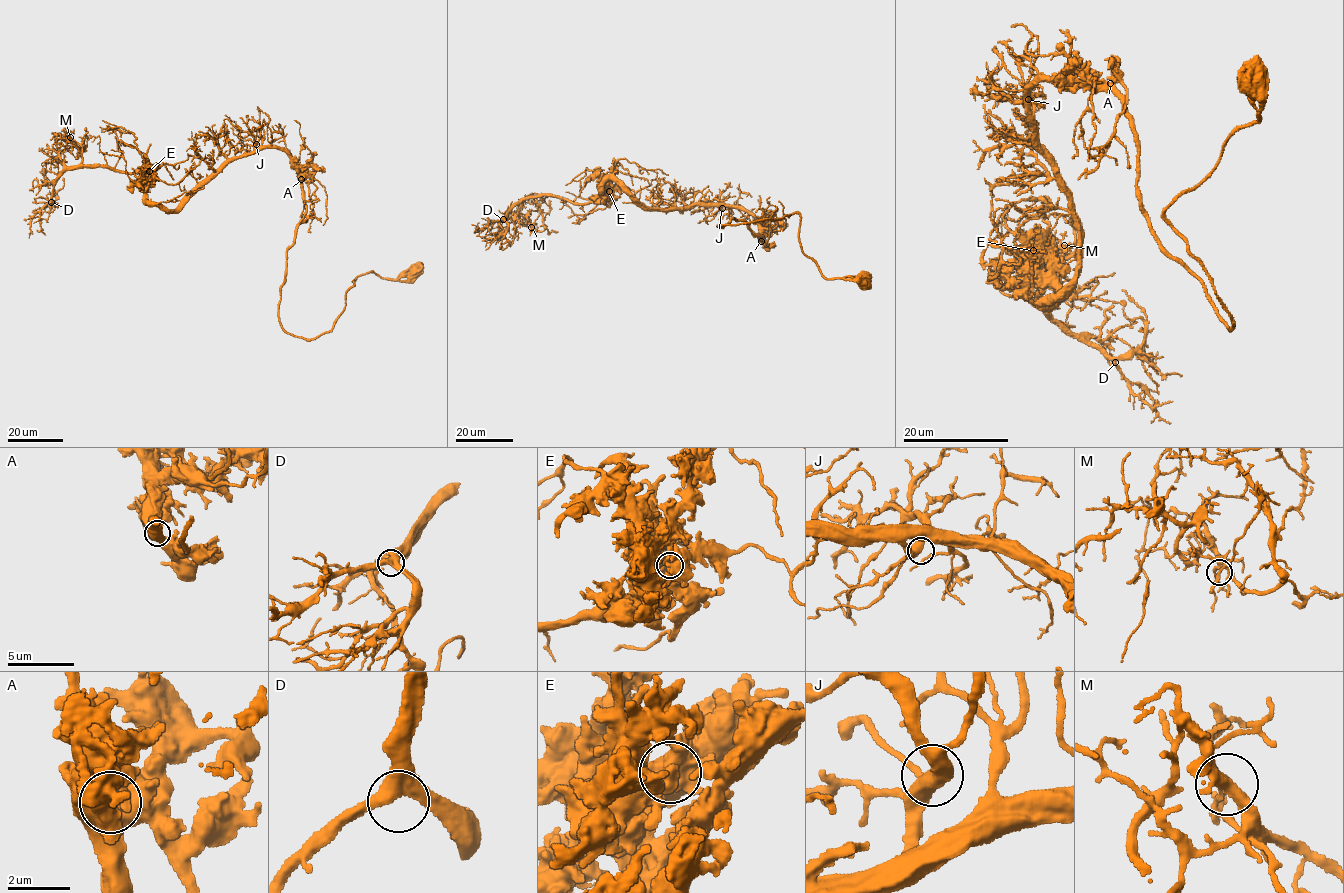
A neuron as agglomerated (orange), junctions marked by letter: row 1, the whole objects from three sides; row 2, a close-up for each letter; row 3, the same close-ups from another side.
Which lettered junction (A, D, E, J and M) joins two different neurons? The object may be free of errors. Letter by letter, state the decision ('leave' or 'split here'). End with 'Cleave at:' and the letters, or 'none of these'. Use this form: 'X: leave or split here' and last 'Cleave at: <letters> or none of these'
A: leave
D: leave
E: leave
J: leave
M: split here
Cleave at: M

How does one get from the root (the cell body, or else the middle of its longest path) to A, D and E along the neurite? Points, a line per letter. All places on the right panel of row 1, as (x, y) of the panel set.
A: (1252, 84), (1258, 122), (1235, 129), (1165, 212), (1231, 330), (1152, 228), (1132, 117), (1110, 83)
D: (1252, 84), (1165, 212), (1231, 330), (1126, 99), (1029, 91), (1080, 251), (1043, 309), (1115, 362)
E: (1252, 84), (1258, 122), (1165, 212), (1232, 330), (1110, 89), (1029, 91), (1078, 228), (1050, 302), (1033, 250)

